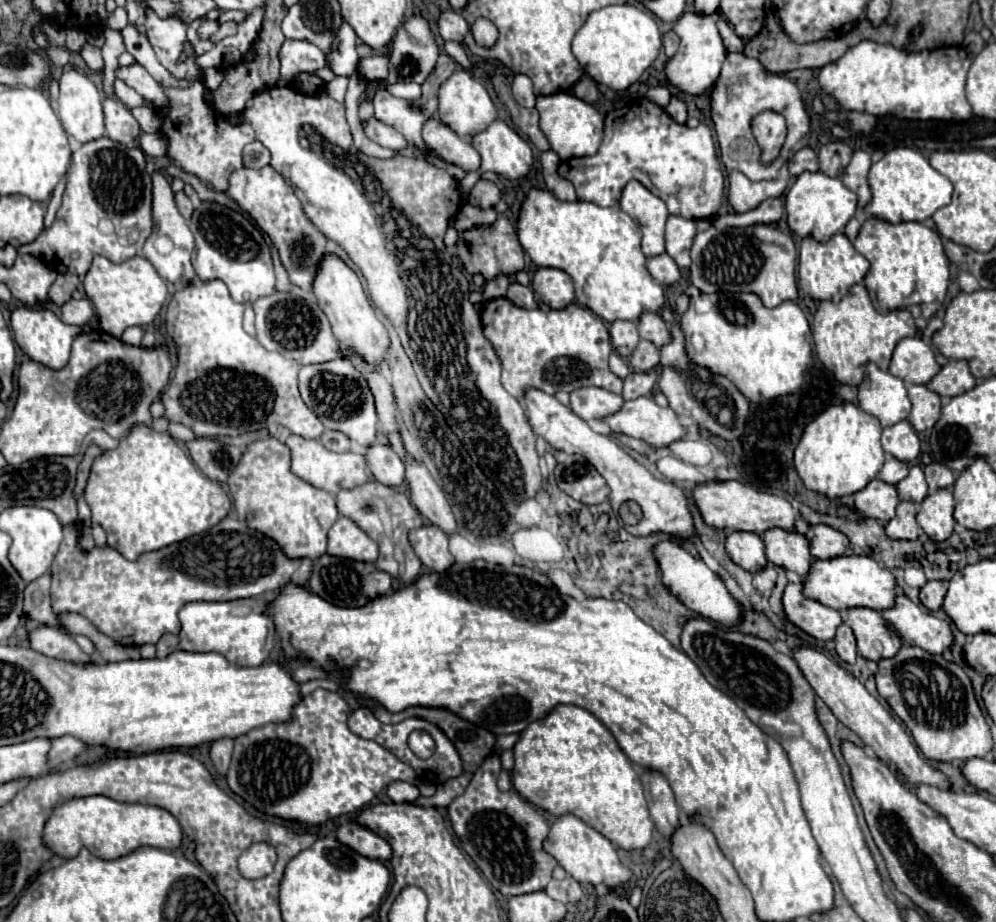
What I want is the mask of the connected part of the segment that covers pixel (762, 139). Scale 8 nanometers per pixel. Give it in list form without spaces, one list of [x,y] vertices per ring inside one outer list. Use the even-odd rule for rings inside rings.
[[[764,110],[752,118],[752,132],[762,150],[762,162],[772,164],[786,140],[786,120],[774,110]]]

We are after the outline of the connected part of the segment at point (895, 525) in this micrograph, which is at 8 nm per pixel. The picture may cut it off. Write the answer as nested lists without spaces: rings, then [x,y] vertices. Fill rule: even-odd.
[[[900,502],[896,508],[896,516],[886,524],[886,536],[894,540],[916,540],[918,524],[916,524],[916,504]]]

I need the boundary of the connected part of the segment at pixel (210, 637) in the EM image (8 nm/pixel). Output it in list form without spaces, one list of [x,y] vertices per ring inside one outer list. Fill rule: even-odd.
[[[266,596],[244,598],[232,602],[188,602],[180,610],[180,650],[186,652],[218,652],[240,666],[260,666],[274,646],[274,622],[268,614],[270,600]]]

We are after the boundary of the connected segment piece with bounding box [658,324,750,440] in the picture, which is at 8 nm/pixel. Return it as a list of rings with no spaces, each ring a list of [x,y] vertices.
[[[680,324],[670,326],[672,340],[660,348],[660,392],[668,398],[670,408],[680,416],[690,416],[698,426],[708,428],[712,434],[724,440],[734,440],[744,432],[744,422],[748,416],[748,400],[742,392],[724,376],[712,374],[708,368],[698,366],[690,360],[684,344],[684,332]]]

